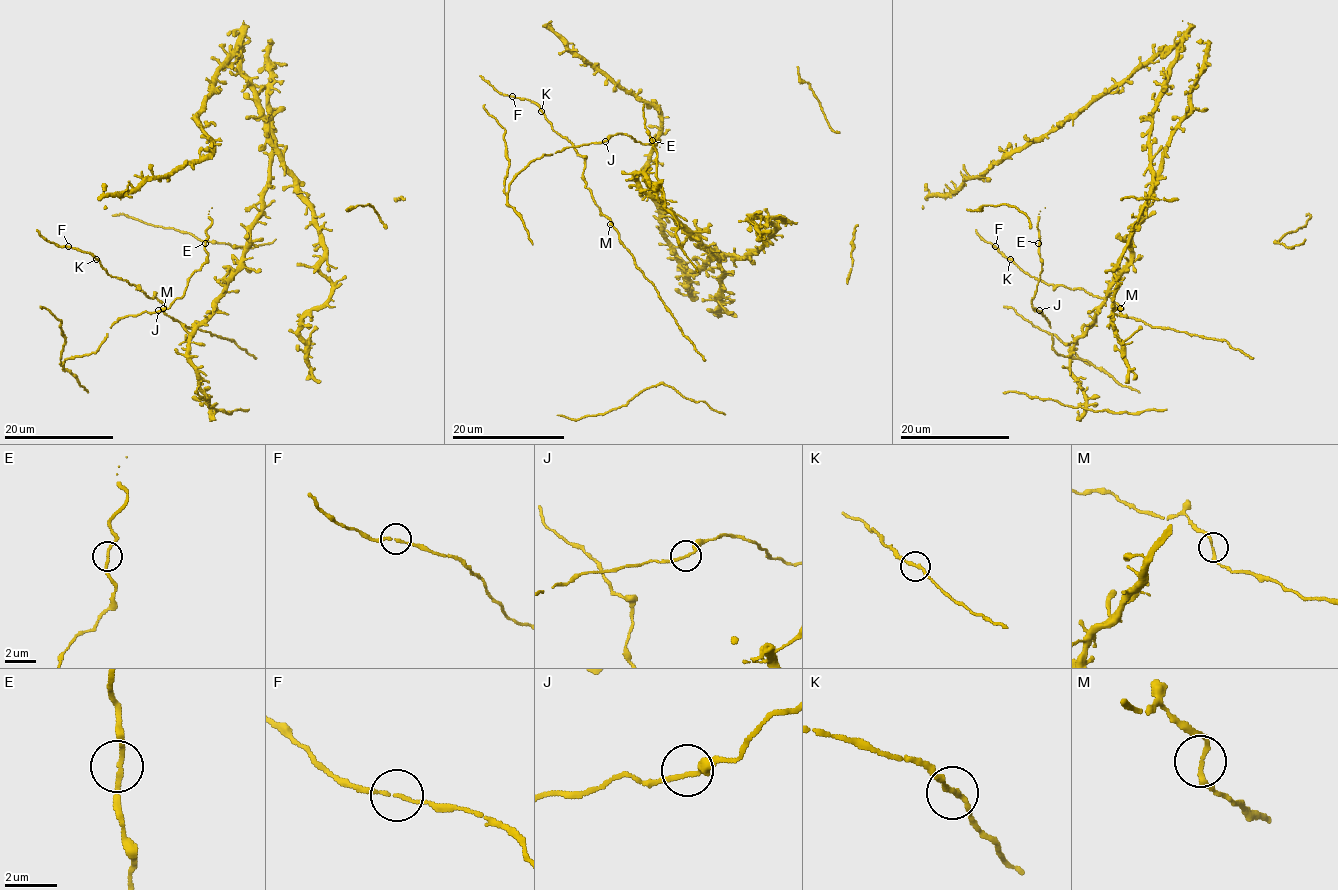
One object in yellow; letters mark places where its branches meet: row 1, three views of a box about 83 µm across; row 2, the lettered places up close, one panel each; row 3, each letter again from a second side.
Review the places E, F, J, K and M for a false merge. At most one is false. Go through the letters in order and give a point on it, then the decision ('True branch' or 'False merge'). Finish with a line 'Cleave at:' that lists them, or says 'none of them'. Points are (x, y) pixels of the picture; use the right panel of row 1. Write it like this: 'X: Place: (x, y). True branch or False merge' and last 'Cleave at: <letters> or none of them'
E: Place: (1038, 243). True branch
F: Place: (995, 246). True branch
J: Place: (1039, 310). True branch
K: Place: (1010, 259). True branch
M: Place: (1120, 308). True branch
Cleave at: none of them

